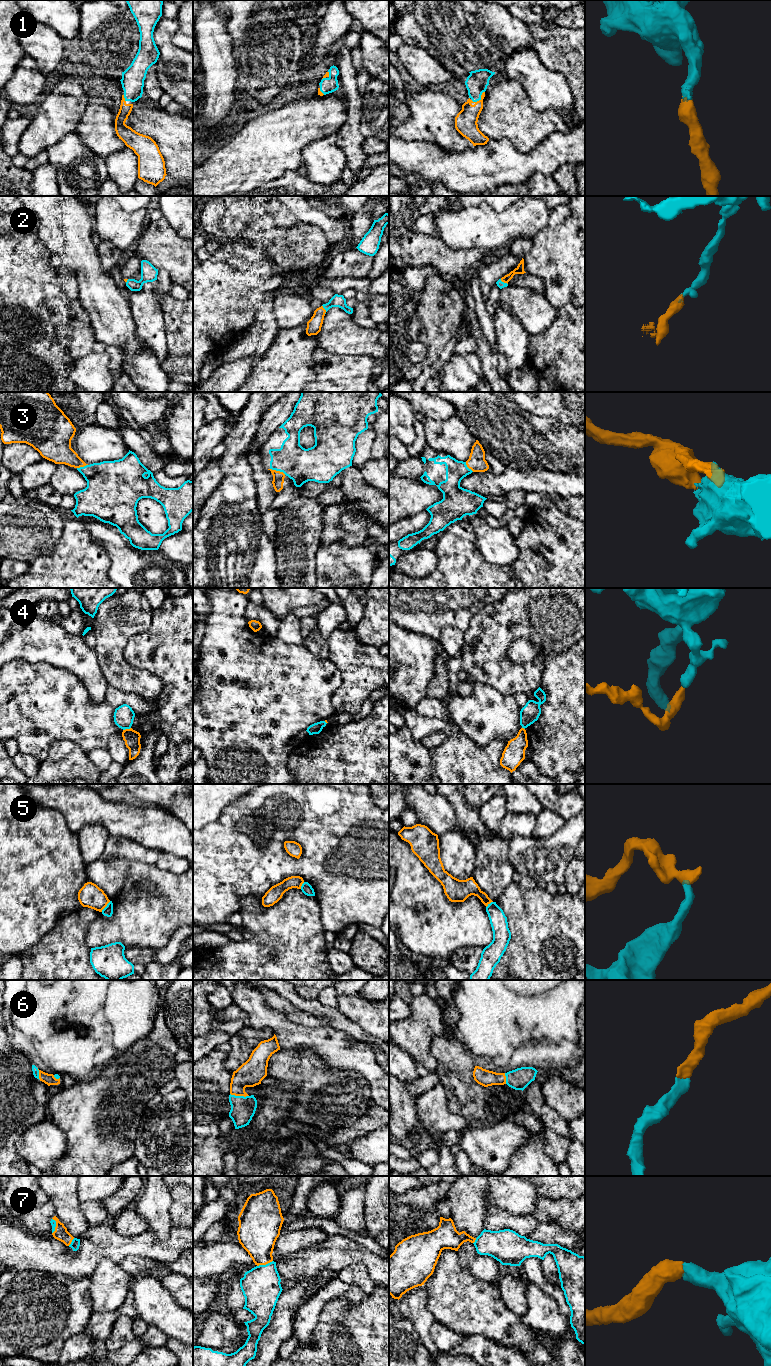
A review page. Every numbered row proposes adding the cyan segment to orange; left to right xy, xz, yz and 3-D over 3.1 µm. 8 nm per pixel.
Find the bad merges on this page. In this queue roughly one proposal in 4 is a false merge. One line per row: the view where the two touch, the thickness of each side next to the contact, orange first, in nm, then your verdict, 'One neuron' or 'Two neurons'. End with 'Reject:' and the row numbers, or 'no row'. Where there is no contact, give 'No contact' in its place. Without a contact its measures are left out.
1: Touches orange in yz. Thickness 180 nm (orange) against 180 nm. One neuron
2: Touches orange in yz. Thickness 60 nm (orange) against 60 nm. Two neurons
3: Touches orange in xz. Thickness 100 nm (orange) against 280 nm. One neuron
4: Touches orange in xy. Thickness 130 nm (orange) against 160 nm. Two neurons
5: Touches orange in xy. Thickness 190 nm (orange) against 80 nm. Two neurons
6: Touches orange in xz. Thickness 200 nm (orange) against 190 nm. One neuron
7: Touches orange in xz. Thickness 320 nm (orange) against 320 nm. One neuron
Reject: 2, 4, 5

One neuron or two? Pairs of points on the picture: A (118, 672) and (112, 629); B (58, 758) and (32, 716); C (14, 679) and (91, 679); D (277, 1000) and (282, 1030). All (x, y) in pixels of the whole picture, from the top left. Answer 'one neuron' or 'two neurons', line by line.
A: one neuron
B: two neurons
C: two neurons
D: two neurons

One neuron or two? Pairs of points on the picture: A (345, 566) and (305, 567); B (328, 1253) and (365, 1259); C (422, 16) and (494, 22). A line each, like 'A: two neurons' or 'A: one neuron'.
A: two neurons
B: one neuron
C: one neuron

